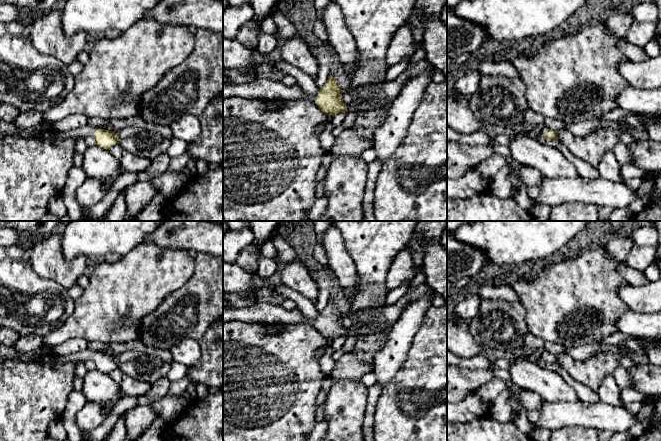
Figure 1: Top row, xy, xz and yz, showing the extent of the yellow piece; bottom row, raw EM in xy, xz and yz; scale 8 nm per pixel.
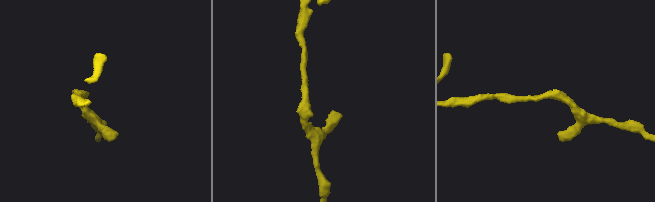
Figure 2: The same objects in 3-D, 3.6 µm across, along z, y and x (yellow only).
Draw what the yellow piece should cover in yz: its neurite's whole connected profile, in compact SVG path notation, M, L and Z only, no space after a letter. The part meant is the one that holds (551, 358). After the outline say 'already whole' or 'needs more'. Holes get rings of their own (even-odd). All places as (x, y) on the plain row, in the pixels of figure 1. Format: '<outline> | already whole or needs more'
M544 351L543 354L542 354L542 360L546 363L546 364L550 364L550 363L553 363L553 364L559 364L558 363L558 360L556 358L555 355L547 352L547 351Z | needs more

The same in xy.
M43 348L28 353L20 353L18 359L21 361L39 361L39 362L84 362L92 360L96 369L103 373L110 374L114 369L119 368L120 363L114 355L107 355L102 352L94 352L86 349L81 352L70 354L67 356L59 356L53 352L53 349Z | needs more

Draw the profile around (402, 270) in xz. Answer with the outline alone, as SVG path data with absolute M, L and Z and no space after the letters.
M404 250L396 254L386 276L387 290L394 290L403 284L411 284L419 269L415 266L412 255L408 251Z

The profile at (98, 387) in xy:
M98 369L86 372L81 391L87 401L98 404L118 401L123 396L120 384Z

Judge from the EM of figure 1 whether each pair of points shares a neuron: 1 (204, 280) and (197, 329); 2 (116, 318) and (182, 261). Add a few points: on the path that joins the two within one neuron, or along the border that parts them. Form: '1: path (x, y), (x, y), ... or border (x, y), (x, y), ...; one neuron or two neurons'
1: path (204, 292), (204, 298), (199, 305), (199, 317); one neuron
2: path (132, 302), (166, 270); one neuron

